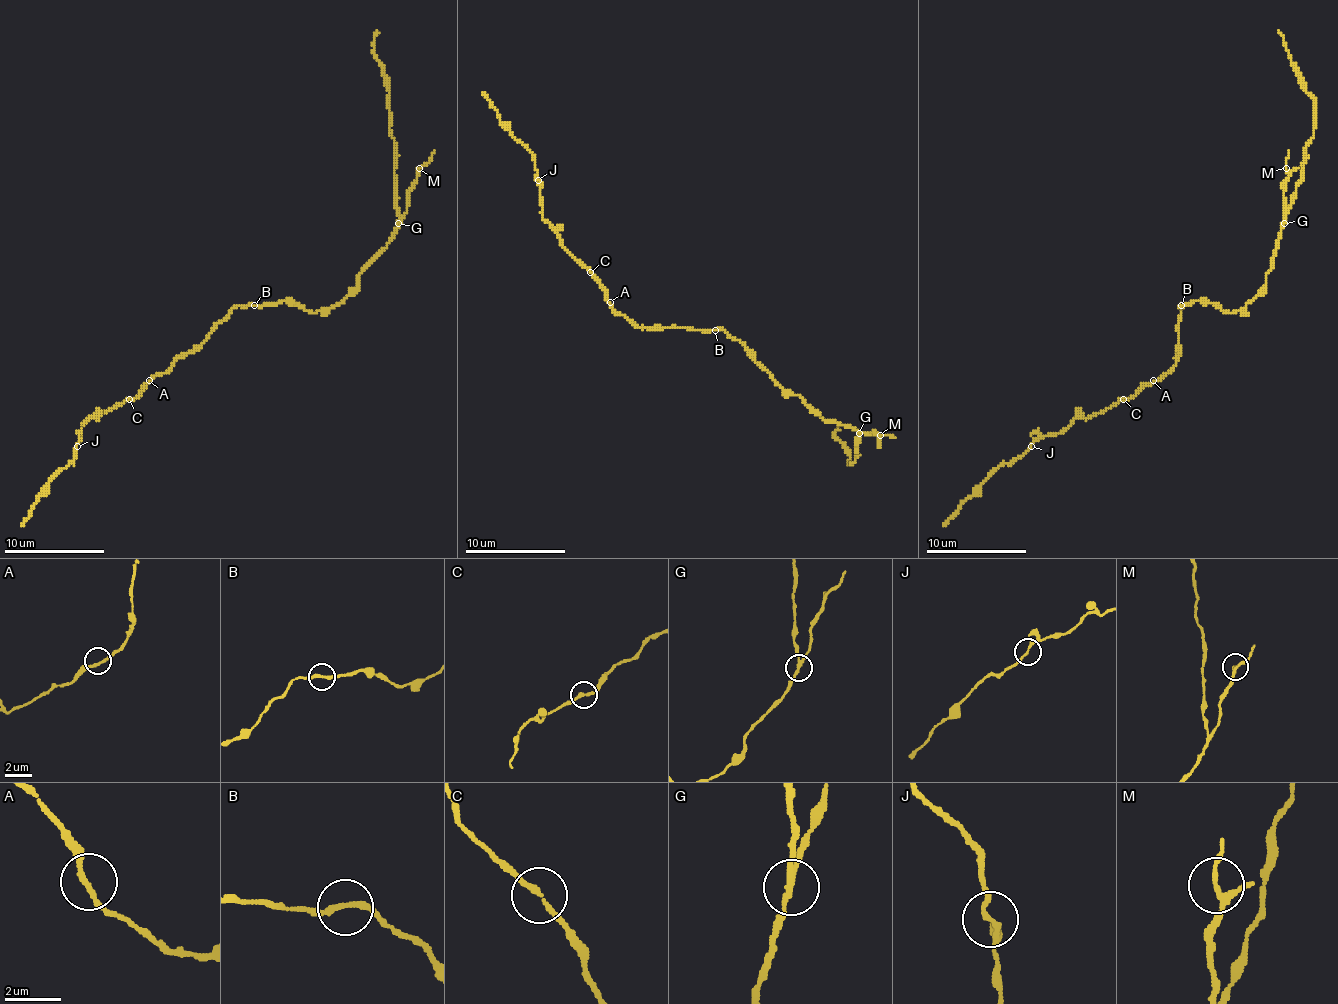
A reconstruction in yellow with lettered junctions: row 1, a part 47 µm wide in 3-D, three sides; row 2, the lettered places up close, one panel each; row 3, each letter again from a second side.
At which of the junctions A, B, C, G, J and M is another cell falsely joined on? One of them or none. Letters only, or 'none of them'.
G

